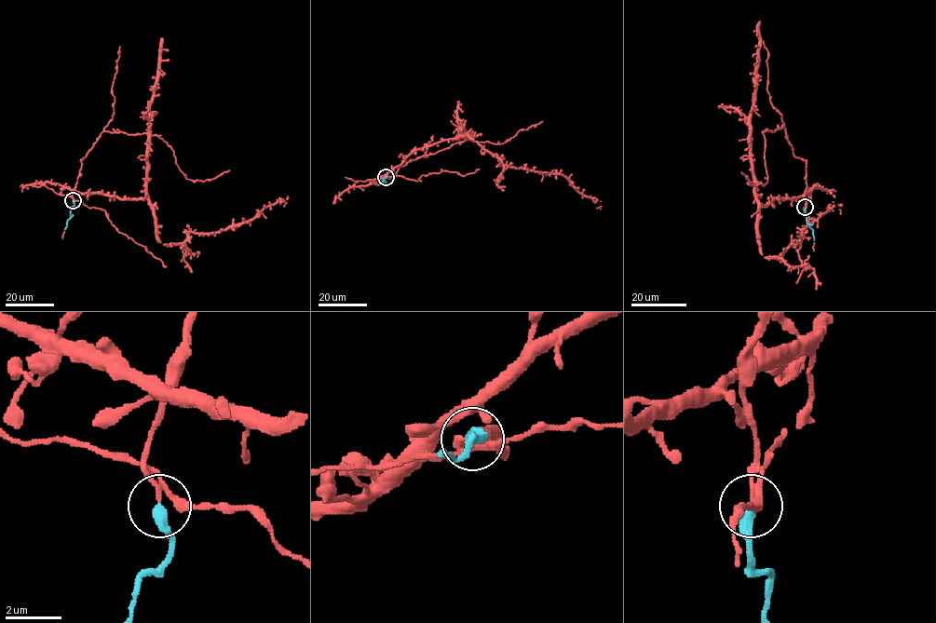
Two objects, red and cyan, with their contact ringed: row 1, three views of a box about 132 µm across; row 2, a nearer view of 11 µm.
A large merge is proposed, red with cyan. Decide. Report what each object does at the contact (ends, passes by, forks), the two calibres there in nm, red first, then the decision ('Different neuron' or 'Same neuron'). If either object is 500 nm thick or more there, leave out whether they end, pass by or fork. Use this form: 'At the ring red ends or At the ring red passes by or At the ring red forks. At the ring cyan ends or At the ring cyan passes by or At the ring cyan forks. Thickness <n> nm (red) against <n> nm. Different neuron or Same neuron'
At the ring red passes by. At the ring cyan ends. Thickness 150 nm (red) against 400 nm. Same neuron

